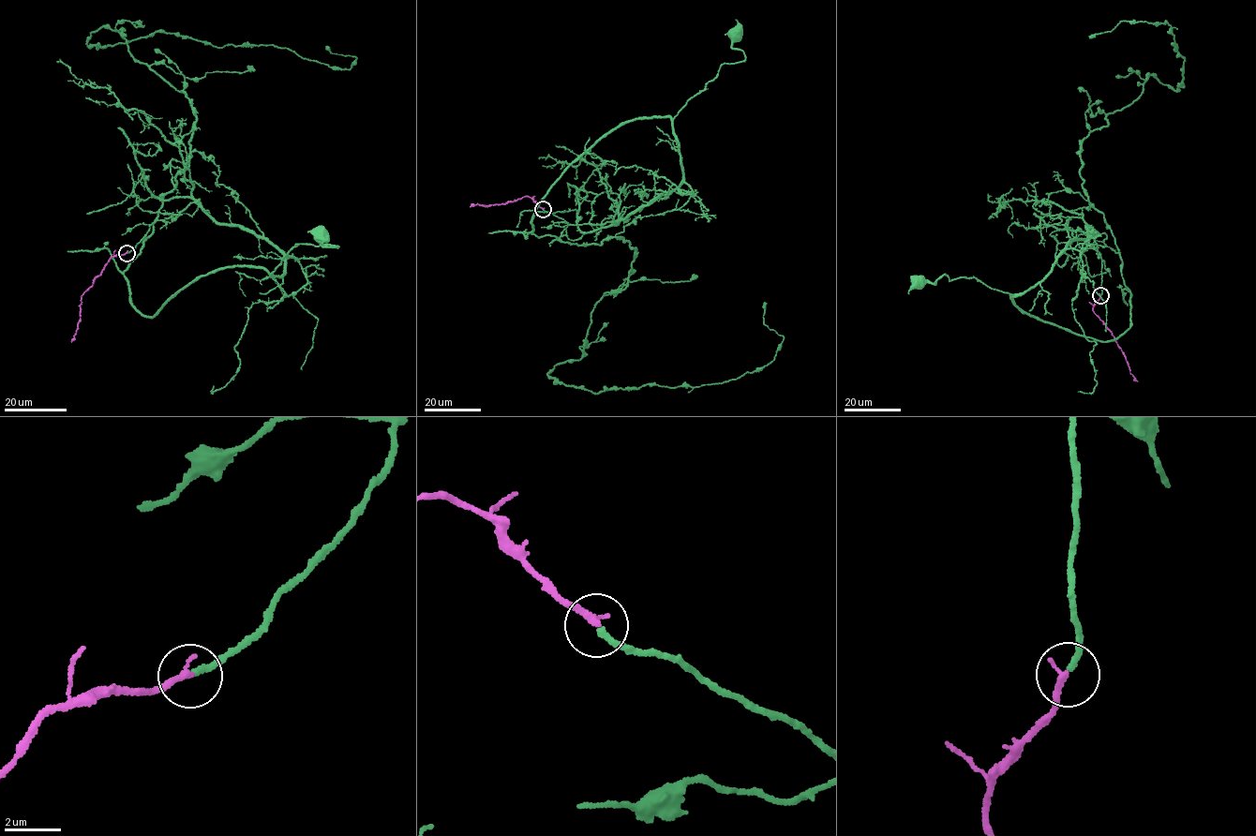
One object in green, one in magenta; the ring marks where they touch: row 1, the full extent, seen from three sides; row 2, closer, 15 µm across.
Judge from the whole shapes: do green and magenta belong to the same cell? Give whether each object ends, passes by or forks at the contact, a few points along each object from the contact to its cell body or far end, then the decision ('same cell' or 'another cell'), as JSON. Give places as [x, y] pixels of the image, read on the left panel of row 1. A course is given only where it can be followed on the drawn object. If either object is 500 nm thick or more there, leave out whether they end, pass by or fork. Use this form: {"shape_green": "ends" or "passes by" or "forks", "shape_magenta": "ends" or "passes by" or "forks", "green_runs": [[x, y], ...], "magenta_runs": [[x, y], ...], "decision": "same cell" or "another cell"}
{"shape_green": "ends", "shape_magenta": "ends", "green_runs": [[127, 253], [151, 224], [195, 202], [279, 251], [275, 276], [296, 244], [338, 246], [321, 233]], "magenta_runs": [[127, 253], [117, 254], [109, 260], [82, 297], [81, 317], [71, 342]], "decision": "same cell"}

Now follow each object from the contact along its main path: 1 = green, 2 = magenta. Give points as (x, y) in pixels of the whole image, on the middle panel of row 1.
1: (543, 209), (570, 224), (617, 221), (679, 186), (674, 118), (722, 64), (744, 61), (731, 46), (737, 32)
2: (543, 209), (526, 196), (503, 204), (487, 206), (478, 203), (470, 206)

